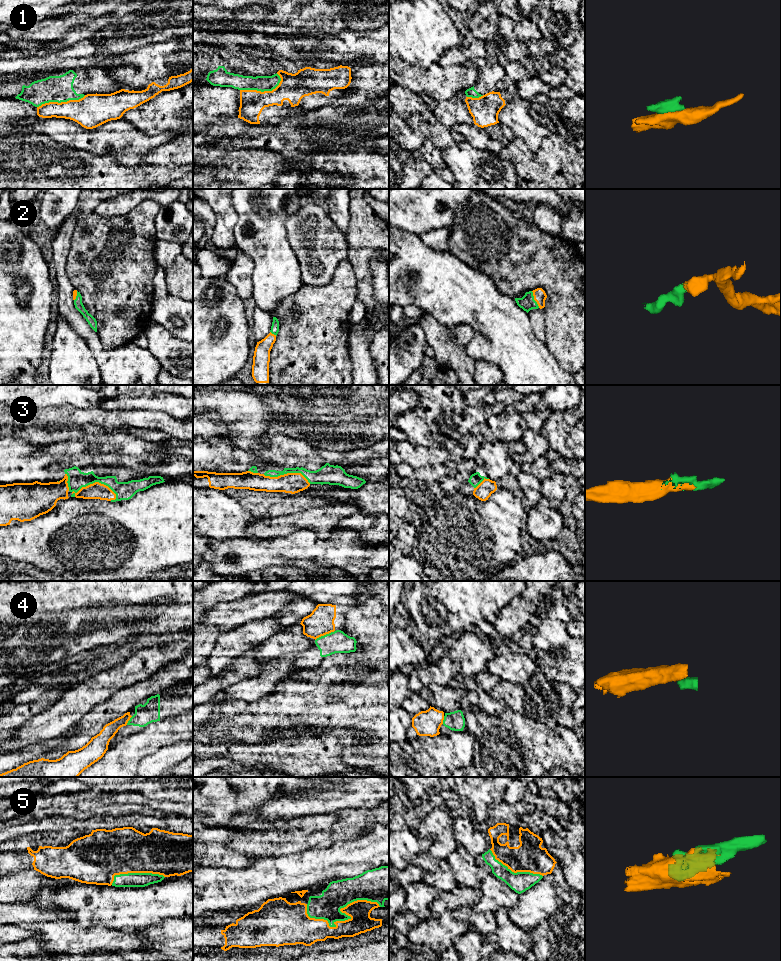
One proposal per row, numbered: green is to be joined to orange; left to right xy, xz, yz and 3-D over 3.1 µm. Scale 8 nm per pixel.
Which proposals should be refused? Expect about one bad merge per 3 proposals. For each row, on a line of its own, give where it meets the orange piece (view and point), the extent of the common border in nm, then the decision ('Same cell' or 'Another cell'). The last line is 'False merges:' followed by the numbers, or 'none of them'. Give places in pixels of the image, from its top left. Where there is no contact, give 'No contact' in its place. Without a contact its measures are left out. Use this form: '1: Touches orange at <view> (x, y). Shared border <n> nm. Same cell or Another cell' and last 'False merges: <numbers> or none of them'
1: Touches orange at xz (262, 92). Shared border 340 nm. Another cell
2: Touches orange at yz (534, 299). Shared border 150 nm. Same cell
3: Touches orange at xy (96, 482). Shared border 360 nm. Same cell
4: Touches orange at xz (324, 634). Shared border 180 nm. Another cell
5: Touches orange at xz (349, 915). Shared border 600 nm. Same cell
False merges: 1, 4

